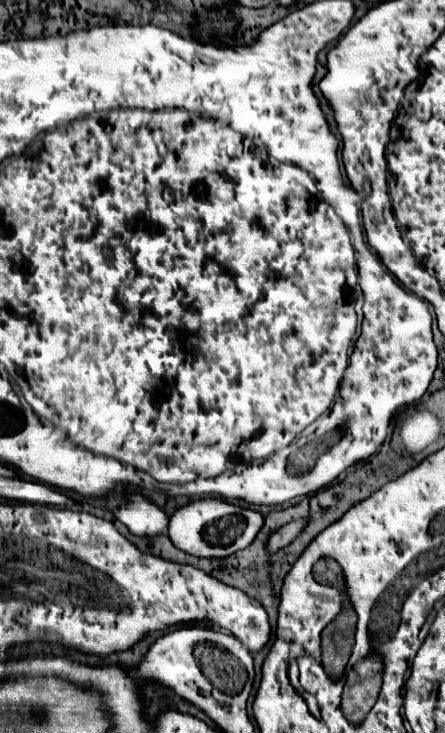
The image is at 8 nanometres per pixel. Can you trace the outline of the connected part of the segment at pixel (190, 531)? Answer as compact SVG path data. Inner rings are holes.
M217 497L197 499L181 509L177 509L169 521L169 539L181 551L195 557L229 557L253 543L257 533L263 529L265 519L259 511L229 503Z

